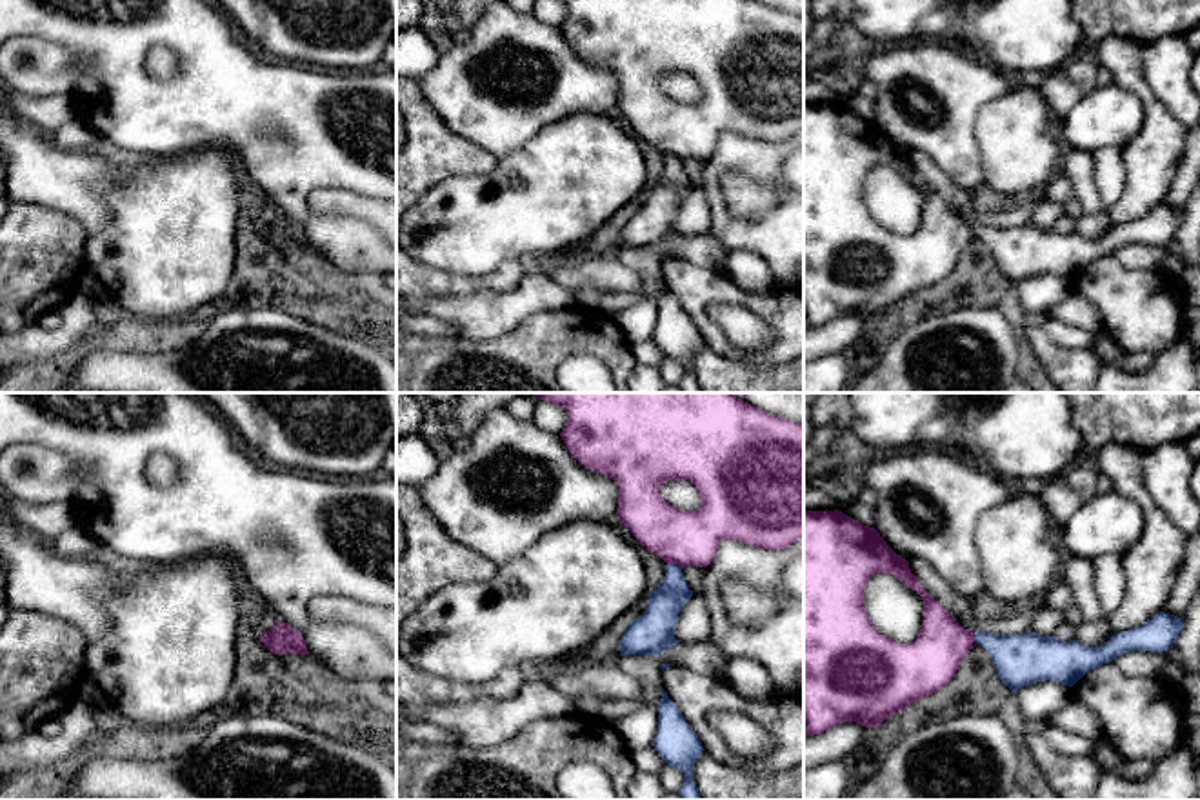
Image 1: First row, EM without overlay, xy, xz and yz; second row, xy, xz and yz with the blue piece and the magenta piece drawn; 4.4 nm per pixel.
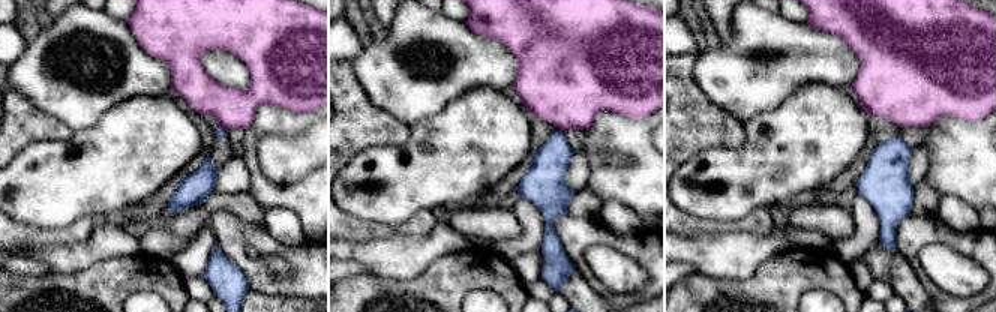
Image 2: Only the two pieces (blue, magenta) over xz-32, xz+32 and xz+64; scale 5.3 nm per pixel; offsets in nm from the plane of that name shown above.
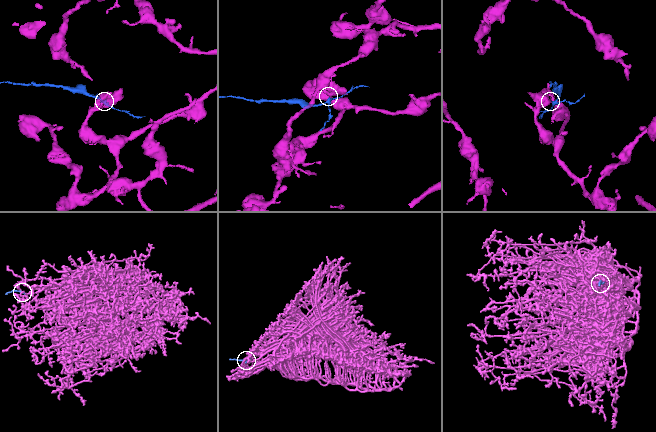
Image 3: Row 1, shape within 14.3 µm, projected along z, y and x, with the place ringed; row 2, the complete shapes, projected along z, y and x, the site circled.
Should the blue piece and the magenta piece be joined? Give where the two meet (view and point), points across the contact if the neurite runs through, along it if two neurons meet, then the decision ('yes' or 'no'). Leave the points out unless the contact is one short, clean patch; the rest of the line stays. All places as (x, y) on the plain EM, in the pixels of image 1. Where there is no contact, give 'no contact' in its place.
contact xz (675, 157); border xz (668, 155), (675, 155), (680, 160); no

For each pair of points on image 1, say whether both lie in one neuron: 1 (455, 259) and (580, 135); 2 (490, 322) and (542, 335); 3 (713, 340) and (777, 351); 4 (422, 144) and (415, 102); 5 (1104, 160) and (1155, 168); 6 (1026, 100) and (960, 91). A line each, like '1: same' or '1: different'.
1: same
2: different
3: same
4: same
5: different
6: different

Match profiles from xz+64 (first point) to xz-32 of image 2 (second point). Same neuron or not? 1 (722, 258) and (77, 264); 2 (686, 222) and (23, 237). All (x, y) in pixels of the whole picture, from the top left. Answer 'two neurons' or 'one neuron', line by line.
1: one neuron
2: one neuron

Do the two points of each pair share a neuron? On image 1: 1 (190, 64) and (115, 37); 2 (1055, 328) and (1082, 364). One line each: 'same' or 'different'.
1: same
2: different

